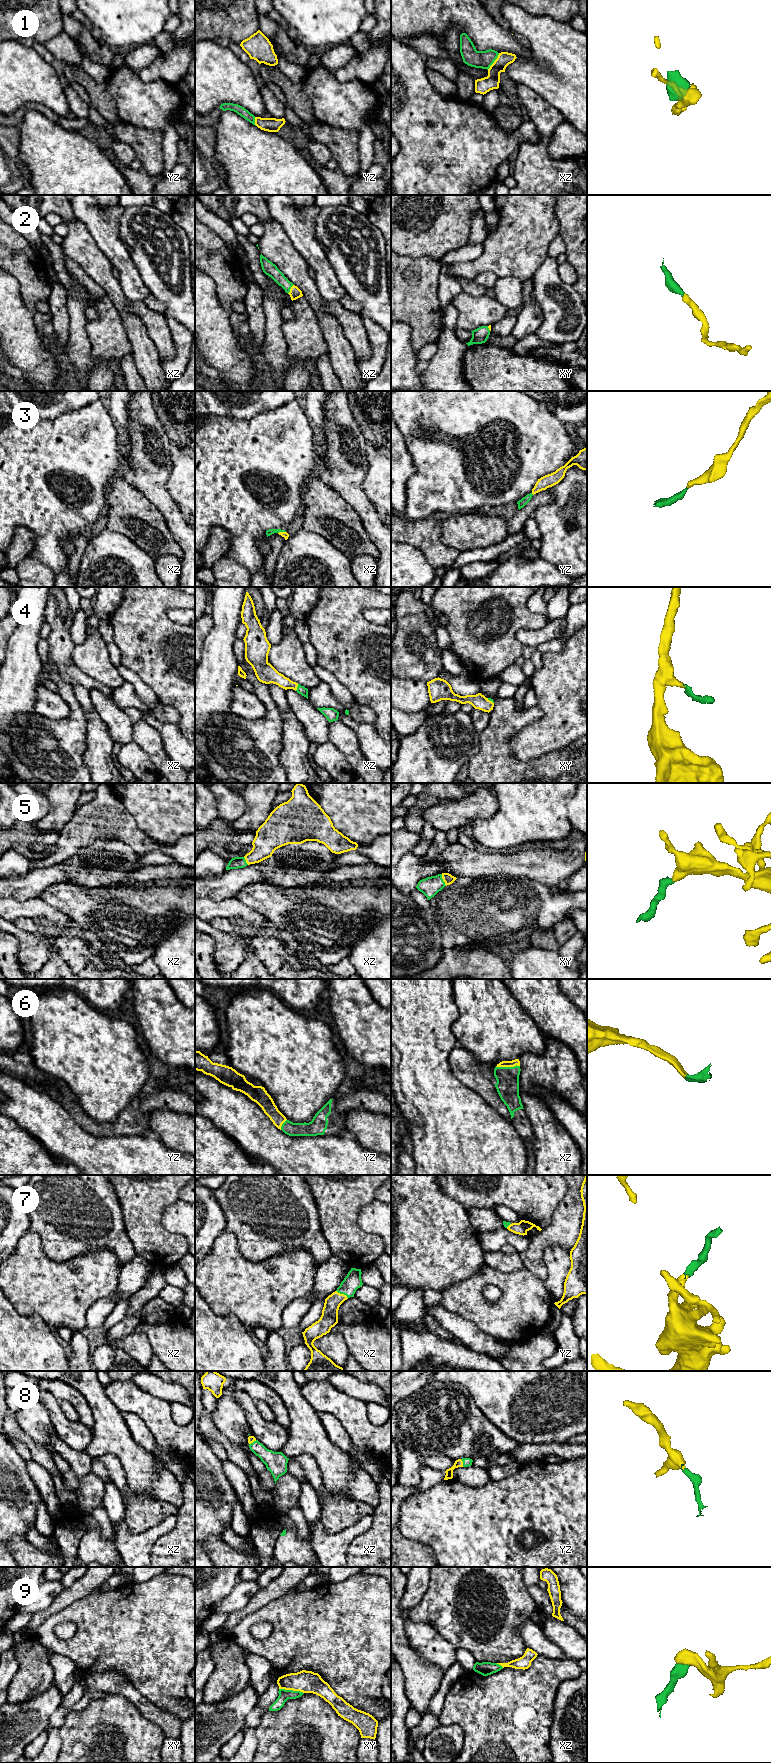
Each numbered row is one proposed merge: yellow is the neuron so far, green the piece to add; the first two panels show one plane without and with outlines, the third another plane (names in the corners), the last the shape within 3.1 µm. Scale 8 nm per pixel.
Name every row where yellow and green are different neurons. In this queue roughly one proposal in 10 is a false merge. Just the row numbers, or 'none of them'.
1, 9

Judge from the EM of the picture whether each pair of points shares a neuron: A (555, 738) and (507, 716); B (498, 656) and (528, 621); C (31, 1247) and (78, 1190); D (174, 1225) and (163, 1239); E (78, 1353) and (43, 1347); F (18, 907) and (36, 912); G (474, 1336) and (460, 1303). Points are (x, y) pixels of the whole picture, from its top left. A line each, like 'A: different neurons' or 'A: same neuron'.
A: different neurons
B: same neuron
C: different neurons
D: different neurons
E: different neurons
F: same neuron
G: different neurons

